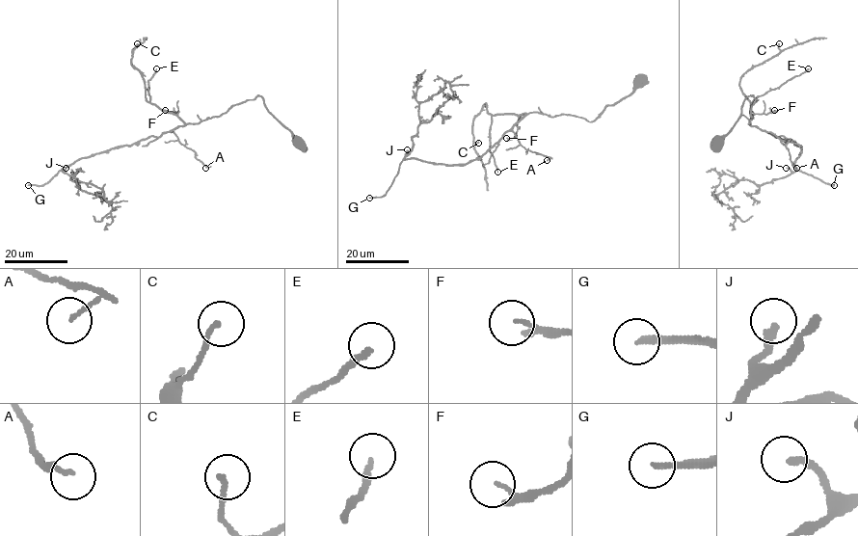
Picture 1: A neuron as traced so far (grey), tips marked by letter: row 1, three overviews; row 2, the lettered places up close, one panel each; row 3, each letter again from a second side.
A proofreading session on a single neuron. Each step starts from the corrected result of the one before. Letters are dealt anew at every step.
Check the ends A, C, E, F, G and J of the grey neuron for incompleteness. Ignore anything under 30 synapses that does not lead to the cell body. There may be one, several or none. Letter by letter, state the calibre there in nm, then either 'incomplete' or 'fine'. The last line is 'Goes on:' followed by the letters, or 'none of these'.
A: 110 nm thick; fine
C: 180 nm thick; fine
E: 180 nm thick; incomplete
F: 80 nm thick; fine
G: 160 nm thick; incomplete
J: 240 nm thick; incomplete
Goes on: E, G, J

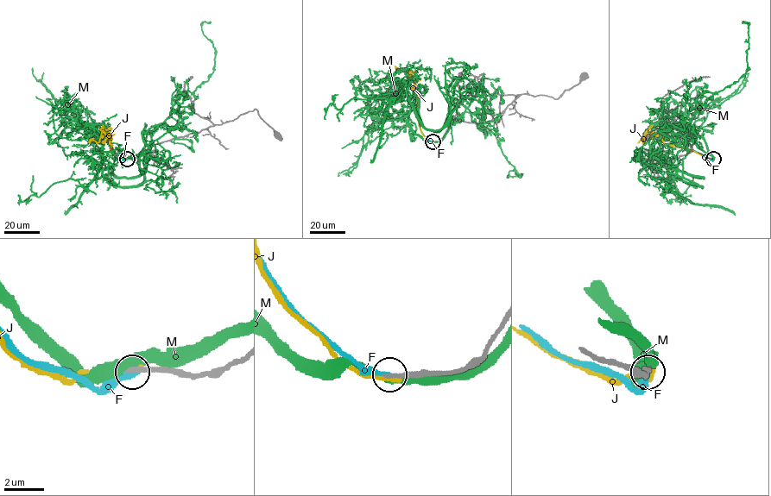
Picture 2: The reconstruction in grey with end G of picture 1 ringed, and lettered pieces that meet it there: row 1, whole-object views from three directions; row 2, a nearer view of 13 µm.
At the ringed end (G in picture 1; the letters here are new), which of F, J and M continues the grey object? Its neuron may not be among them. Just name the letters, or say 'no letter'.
F

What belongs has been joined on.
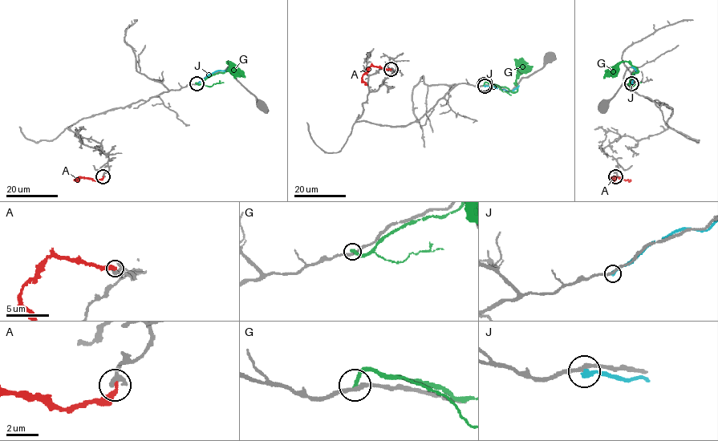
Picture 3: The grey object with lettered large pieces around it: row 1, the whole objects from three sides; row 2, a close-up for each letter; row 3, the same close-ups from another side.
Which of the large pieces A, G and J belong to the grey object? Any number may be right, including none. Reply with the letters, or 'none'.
none

